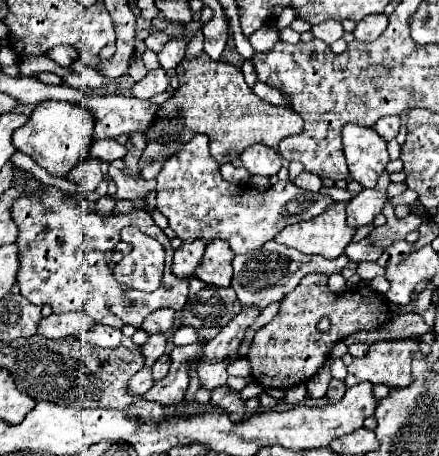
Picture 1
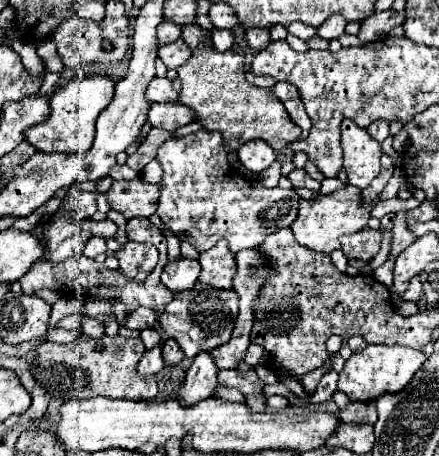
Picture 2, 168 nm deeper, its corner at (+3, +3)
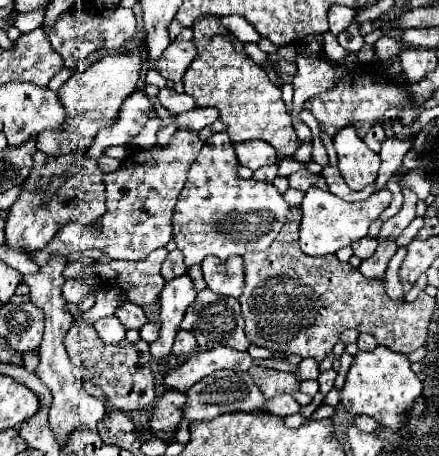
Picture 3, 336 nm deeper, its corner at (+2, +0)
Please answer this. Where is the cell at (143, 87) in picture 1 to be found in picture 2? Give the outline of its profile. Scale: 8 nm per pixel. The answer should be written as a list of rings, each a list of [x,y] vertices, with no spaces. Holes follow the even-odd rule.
[[[154,78],[146,88],[146,100],[148,102],[170,102],[178,100],[178,94],[172,88],[172,82],[168,78]]]

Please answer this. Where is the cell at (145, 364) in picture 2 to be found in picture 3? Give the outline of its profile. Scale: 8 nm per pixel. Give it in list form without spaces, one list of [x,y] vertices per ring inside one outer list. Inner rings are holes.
[[[181,275],[165,283],[161,291],[161,329],[159,339],[151,343],[153,357],[165,357],[171,353],[171,345],[175,341],[177,331],[181,329],[181,319],[187,307],[195,301],[197,289],[189,275]]]

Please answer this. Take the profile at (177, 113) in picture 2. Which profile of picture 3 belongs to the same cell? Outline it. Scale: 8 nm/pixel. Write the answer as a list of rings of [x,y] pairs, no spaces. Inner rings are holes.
[[[199,107],[199,109],[173,117],[173,121],[179,129],[195,129],[195,131],[213,125],[217,119],[219,119],[219,115],[217,115],[217,109],[213,109],[213,107],[205,107],[205,109]]]

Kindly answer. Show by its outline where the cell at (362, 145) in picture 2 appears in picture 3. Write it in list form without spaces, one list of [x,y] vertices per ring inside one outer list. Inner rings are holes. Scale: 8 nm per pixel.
[[[355,127],[341,129],[333,137],[333,145],[337,151],[339,171],[353,191],[361,191],[363,187],[375,183],[381,159],[363,143],[363,139],[357,137]]]

